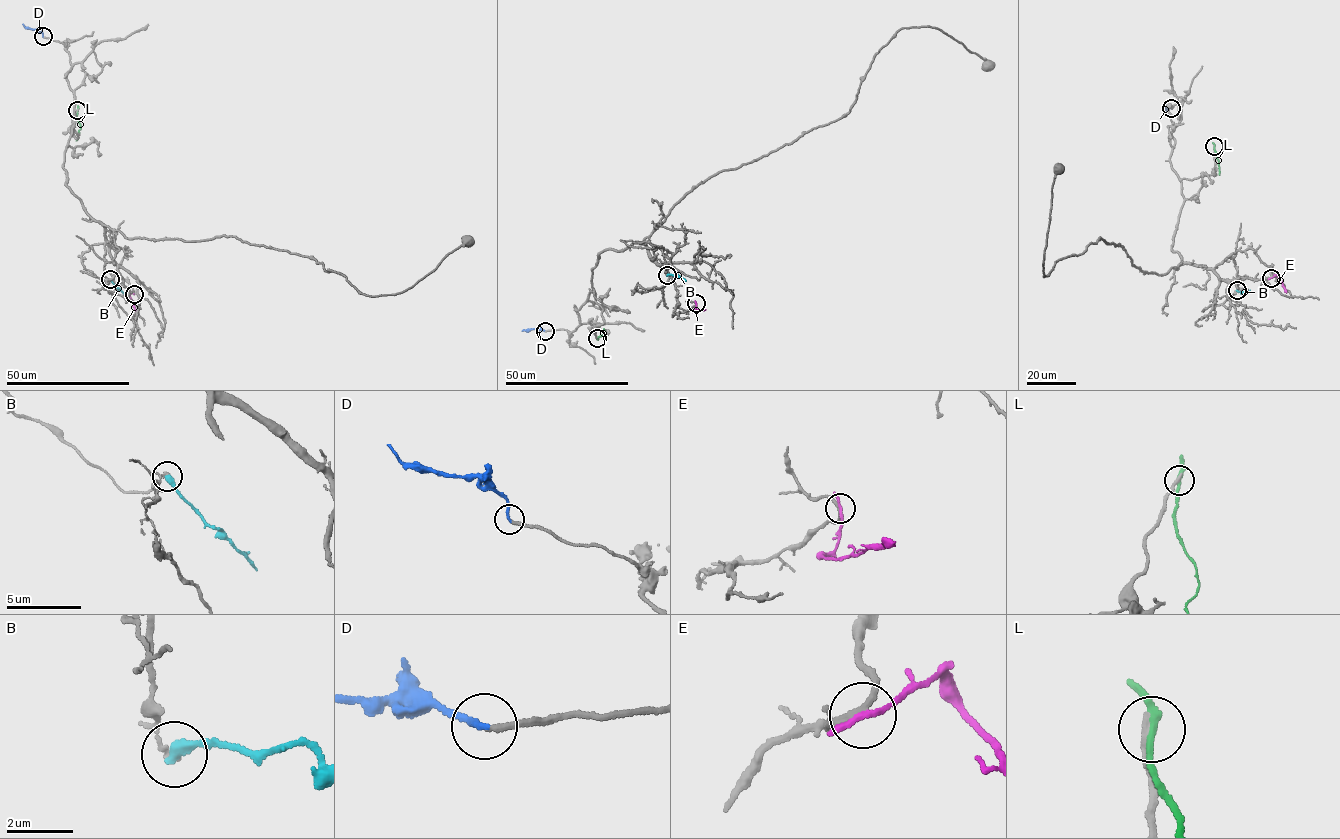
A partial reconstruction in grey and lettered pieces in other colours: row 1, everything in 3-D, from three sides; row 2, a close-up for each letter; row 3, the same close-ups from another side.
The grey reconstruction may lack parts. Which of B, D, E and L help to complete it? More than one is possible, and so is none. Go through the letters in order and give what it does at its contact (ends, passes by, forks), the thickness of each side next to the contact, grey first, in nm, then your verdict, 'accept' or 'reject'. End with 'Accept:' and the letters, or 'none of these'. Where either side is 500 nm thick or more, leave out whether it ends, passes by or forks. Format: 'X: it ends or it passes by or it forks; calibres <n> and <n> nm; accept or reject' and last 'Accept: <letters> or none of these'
B: it ends; calibres 130 and 380 nm; reject
D: it ends; calibres 170 and 200 nm; accept
E: it ends; calibres 160 and 240 nm; reject
L: it passes by; calibres 240 and 240 nm; reject
Accept: D

